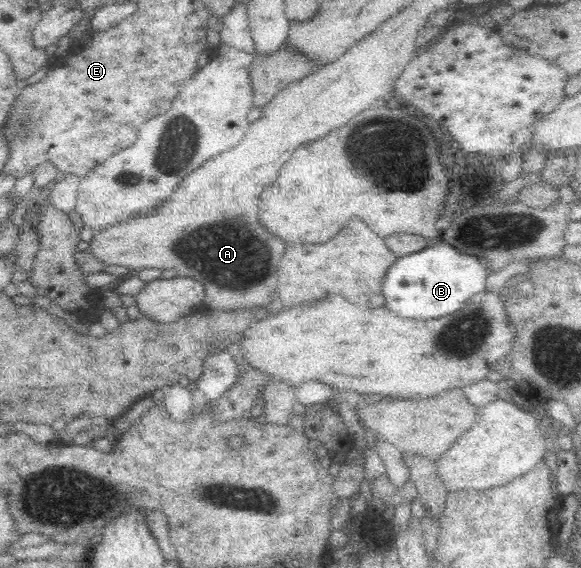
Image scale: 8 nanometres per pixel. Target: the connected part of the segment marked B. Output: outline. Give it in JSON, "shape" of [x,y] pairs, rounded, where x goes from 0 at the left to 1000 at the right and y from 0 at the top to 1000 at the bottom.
{"shape":[[[754,431],[754,435],[733,435],[702,452],[688,452],[664,481],[657,498],[657,519],[664,544],[678,548],[688,558],[702,562],[754,562],[754,558],[781,556],[792,549],[816,523],[819,516],[835,512],[835,496],[842,484],[840,465],[819,451],[802,451],[799,445],[775,435],[775,431]]]}

